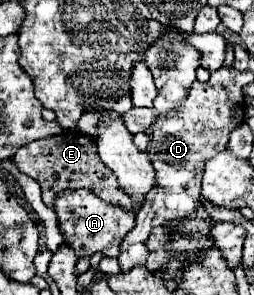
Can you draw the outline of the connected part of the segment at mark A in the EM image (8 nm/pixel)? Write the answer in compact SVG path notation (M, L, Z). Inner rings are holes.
M74 190L74 192L58 192L54 198L54 212L58 216L60 232L70 248L76 252L78 258L92 256L94 252L102 252L104 256L118 256L120 242L124 240L126 232L134 228L134 212L124 212L118 206L112 206L88 190Z

